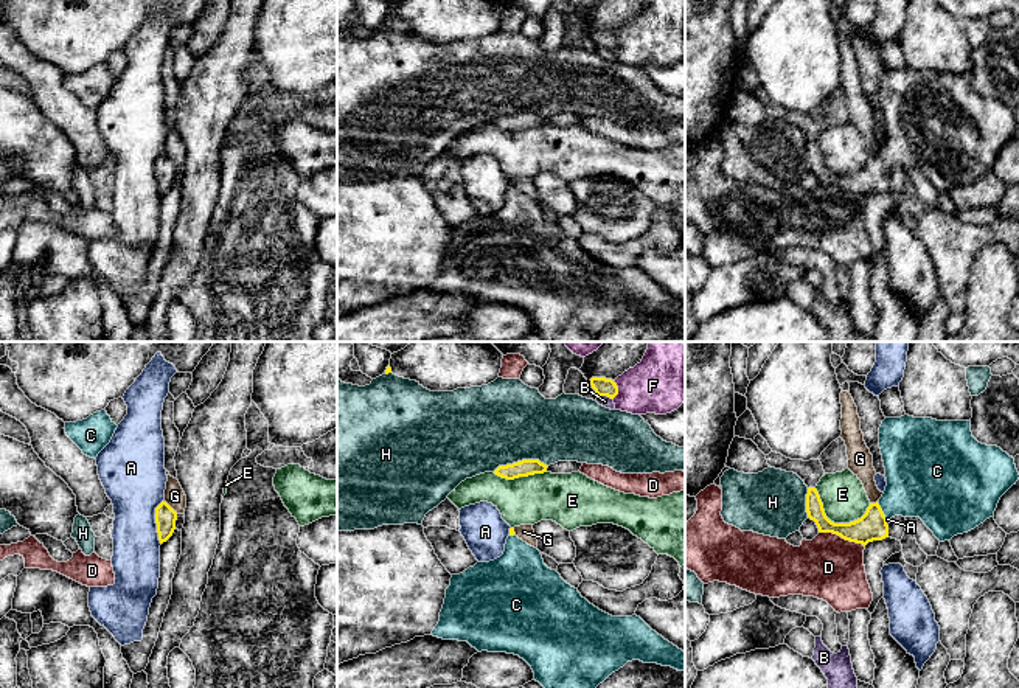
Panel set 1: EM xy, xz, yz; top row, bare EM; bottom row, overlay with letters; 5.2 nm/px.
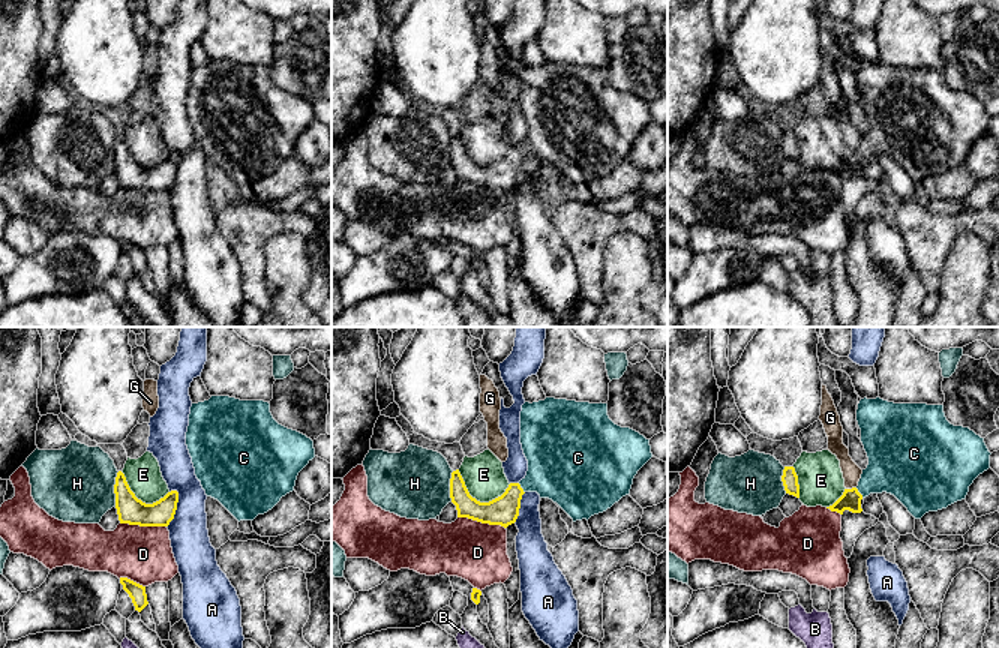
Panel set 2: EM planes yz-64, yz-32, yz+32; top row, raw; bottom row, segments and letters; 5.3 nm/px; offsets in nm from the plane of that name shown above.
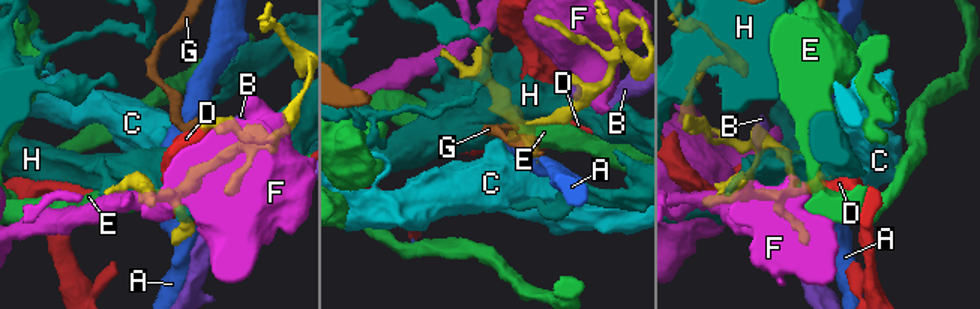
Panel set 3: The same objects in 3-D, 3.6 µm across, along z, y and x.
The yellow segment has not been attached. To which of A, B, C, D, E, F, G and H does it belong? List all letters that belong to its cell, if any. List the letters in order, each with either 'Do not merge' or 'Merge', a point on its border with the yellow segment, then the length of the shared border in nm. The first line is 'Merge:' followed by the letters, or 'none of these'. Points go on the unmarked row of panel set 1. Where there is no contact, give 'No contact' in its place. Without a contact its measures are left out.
Merge: C
A: Do not merge. Touches yellow at xy (156, 174). Shared border 240 nm
B: Do not merge. Touches yellow at xz (606, 47). Shared border 80 nm
C: Merge. Touches yellow at yz (881, 162). Shared border 110 nm
D: Do not merge. Touches yellow at yz (842, 190). Shared border 260 nm
E: Do not merge. Touches yellow at yz (836, 176). Shared border 300 nm
F: Do not merge. Touches yellow at xz (617, 42). Shared border 100 nm
G: Do not merge. Touches yellow at xy (170, 159). Shared border 100 nm
H: Do not merge. Touches yellow at xz (519, 114). Shared border 280 nm

